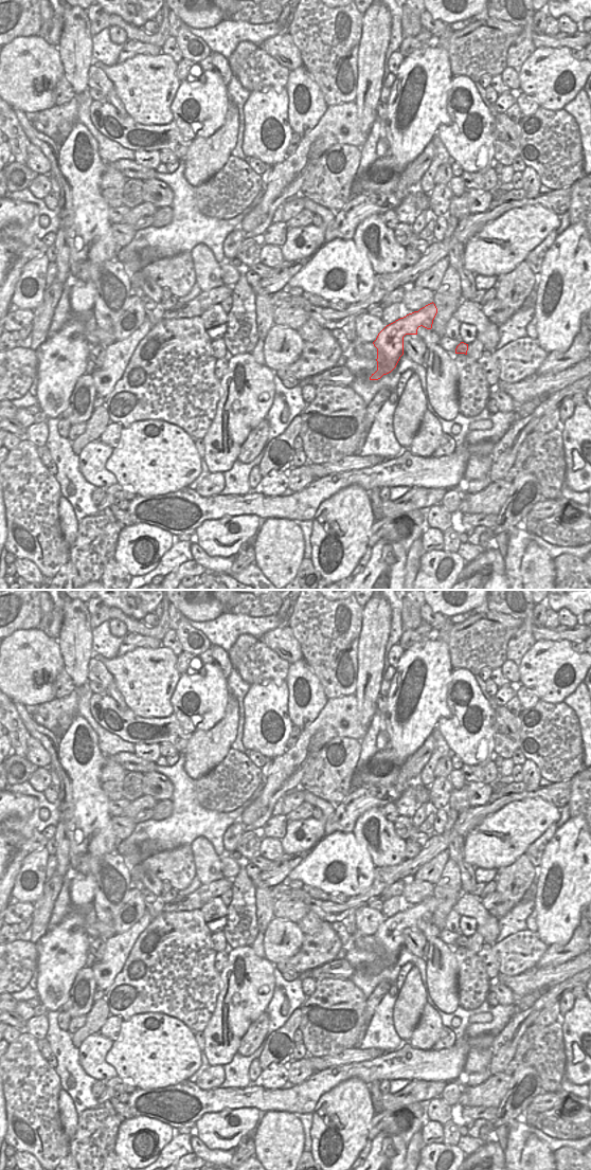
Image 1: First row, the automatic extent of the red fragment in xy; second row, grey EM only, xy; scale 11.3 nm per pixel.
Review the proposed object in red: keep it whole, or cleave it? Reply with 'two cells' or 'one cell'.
one cell

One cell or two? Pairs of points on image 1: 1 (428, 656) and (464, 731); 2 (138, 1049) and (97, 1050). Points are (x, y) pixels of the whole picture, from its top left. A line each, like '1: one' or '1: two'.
1: two
2: two

